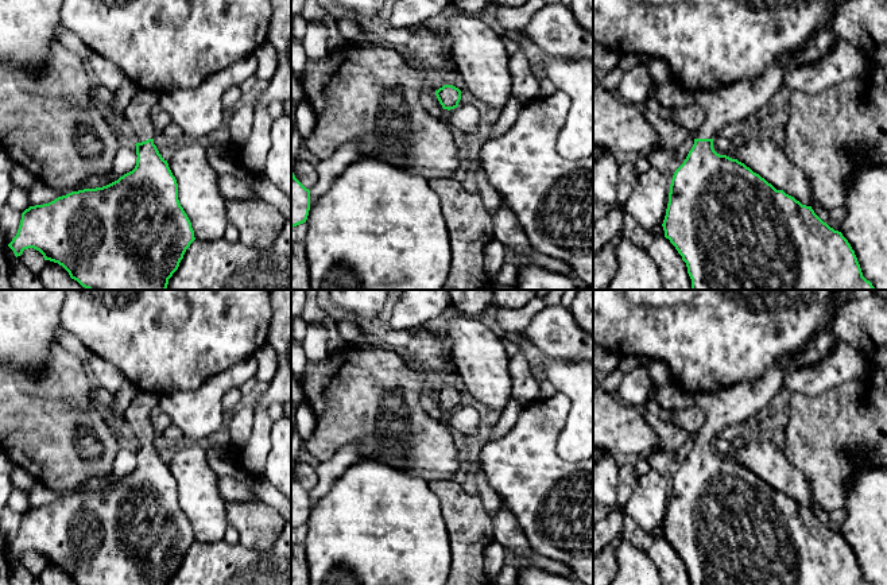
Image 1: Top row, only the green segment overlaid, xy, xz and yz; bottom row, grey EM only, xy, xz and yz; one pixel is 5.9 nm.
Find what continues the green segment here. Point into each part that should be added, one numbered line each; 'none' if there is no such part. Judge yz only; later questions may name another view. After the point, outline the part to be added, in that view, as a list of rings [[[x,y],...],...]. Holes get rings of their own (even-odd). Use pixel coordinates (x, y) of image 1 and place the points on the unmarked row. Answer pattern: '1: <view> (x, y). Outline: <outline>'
1: yz (724, 410). Outline: [[[783,357],[767,368],[755,381],[739,383],[714,392],[694,395],[694,406],[705,414],[705,422],[693,435],[694,441],[713,441],[716,434],[729,434],[744,419],[759,419],[781,400],[790,359]]]

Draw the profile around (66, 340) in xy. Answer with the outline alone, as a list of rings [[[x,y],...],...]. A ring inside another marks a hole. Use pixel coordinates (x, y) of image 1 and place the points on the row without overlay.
[[[63,328],[57,330],[57,344],[77,356],[85,367],[88,367],[90,359],[93,357],[93,353],[75,336]]]

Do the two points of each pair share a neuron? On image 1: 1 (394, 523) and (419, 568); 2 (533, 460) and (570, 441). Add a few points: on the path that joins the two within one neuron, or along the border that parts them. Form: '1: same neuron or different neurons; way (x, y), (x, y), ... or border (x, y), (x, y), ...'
1: same neuron; way (394, 534), (394, 542), (409, 557)
2: different neurons; border (566, 418), (557, 441), (557, 453), (576, 464)

